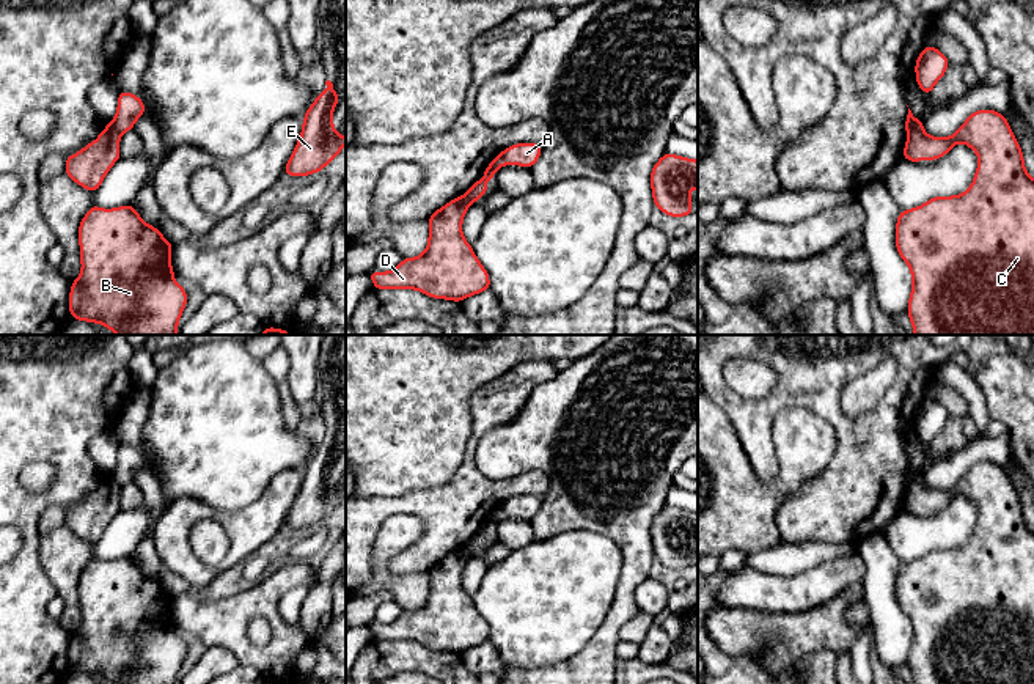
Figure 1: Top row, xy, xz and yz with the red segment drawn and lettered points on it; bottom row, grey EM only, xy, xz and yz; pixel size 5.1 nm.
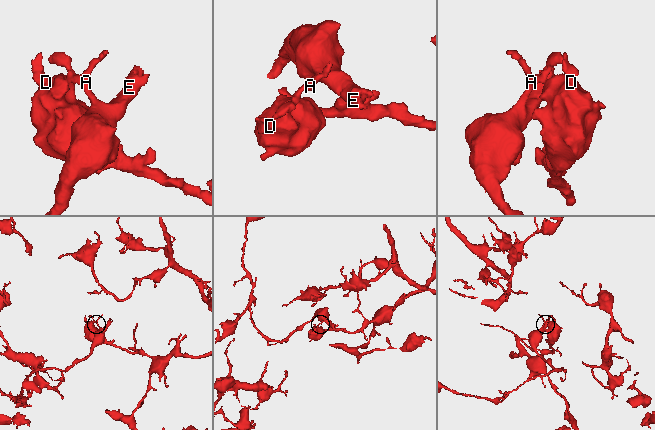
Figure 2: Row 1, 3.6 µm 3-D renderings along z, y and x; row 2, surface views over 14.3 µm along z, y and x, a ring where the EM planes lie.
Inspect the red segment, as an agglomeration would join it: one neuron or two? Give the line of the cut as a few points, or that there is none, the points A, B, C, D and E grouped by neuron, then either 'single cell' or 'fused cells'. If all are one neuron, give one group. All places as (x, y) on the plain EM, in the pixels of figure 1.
cut in yz along (920, 474), (907, 486); A E / B C D; fused cells

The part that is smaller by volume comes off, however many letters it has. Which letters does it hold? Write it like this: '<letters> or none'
A, E

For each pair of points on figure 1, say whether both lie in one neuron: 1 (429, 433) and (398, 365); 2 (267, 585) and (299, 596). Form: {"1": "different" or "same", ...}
{"1": "same", "2": "different"}

